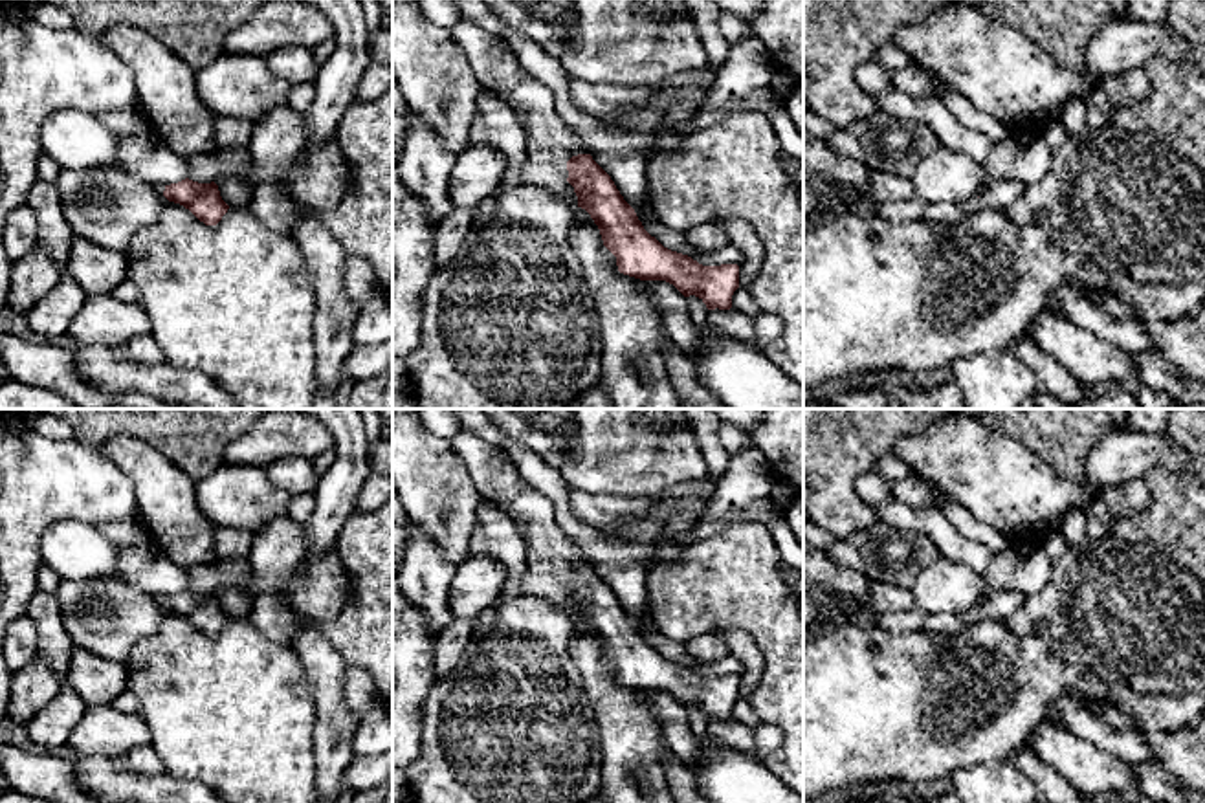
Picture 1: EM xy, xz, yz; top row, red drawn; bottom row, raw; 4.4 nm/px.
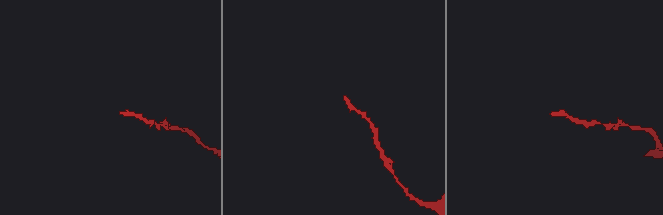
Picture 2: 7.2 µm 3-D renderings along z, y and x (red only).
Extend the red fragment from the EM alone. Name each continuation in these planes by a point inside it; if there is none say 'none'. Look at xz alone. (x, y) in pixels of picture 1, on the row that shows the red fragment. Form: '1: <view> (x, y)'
1: xz (551, 142)

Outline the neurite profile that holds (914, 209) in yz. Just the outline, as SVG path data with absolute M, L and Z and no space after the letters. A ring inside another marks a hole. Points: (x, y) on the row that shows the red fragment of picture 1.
M913 196L908 202L875 204L875 216L888 220L926 220L926 200Z

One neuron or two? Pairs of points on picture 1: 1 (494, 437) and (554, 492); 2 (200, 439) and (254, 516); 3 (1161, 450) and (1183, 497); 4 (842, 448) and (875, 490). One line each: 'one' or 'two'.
1: one
2: two
3: two
4: two

